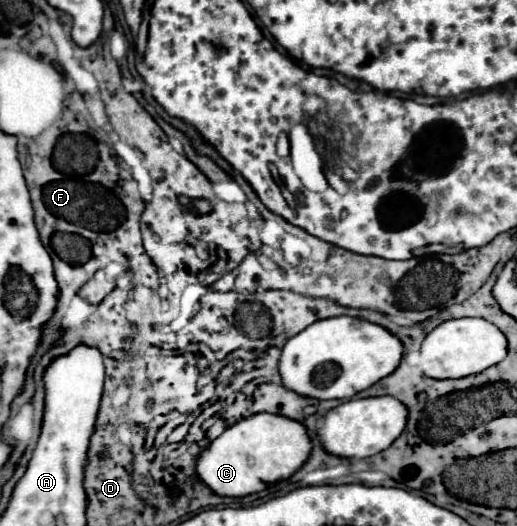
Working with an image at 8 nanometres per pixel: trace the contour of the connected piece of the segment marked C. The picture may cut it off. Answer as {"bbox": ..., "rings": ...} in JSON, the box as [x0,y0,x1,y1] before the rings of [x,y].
{"bbox":[195,414,311,496],"rings":[[[253,414],[225,428],[195,460],[195,476],[217,496],[249,496],[267,484],[287,480],[309,458],[311,440],[303,424],[275,414]]]}

